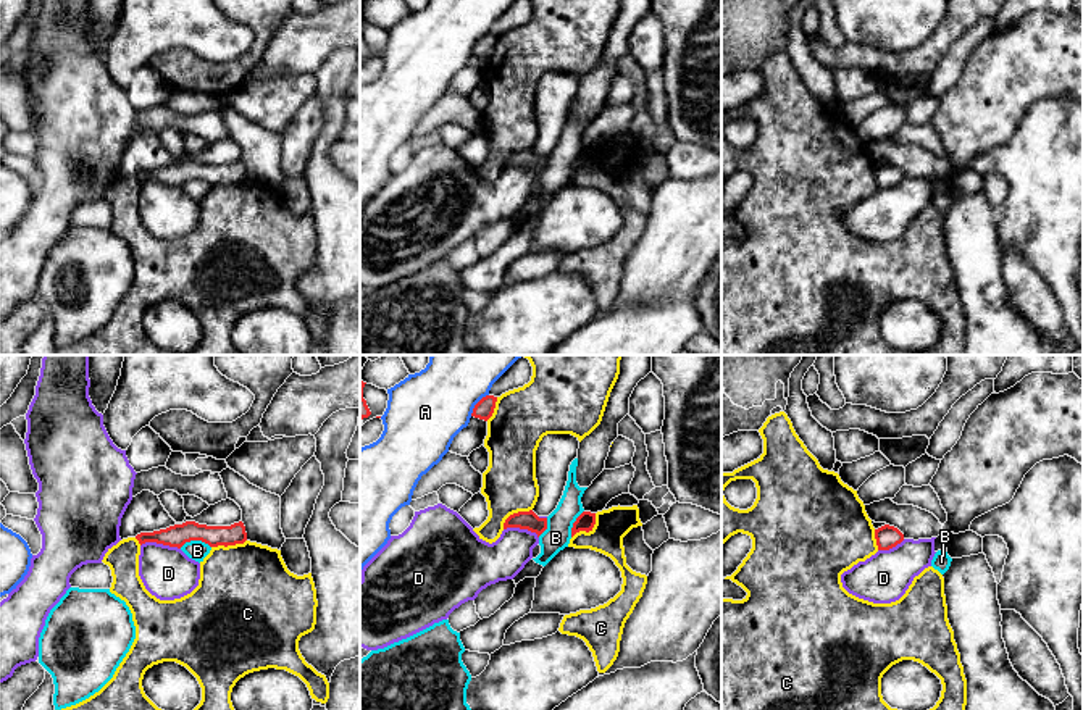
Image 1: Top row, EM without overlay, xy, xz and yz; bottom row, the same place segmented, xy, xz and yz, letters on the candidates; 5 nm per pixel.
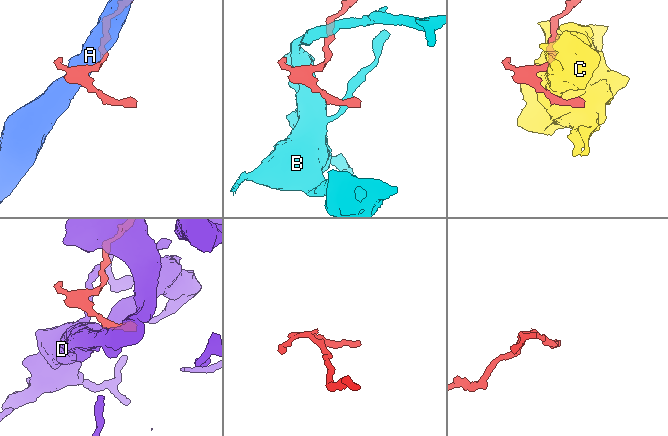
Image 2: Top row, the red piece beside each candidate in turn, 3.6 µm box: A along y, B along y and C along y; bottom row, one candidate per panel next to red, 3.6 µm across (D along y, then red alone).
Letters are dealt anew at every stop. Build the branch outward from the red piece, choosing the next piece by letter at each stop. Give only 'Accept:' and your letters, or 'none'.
Accept: none

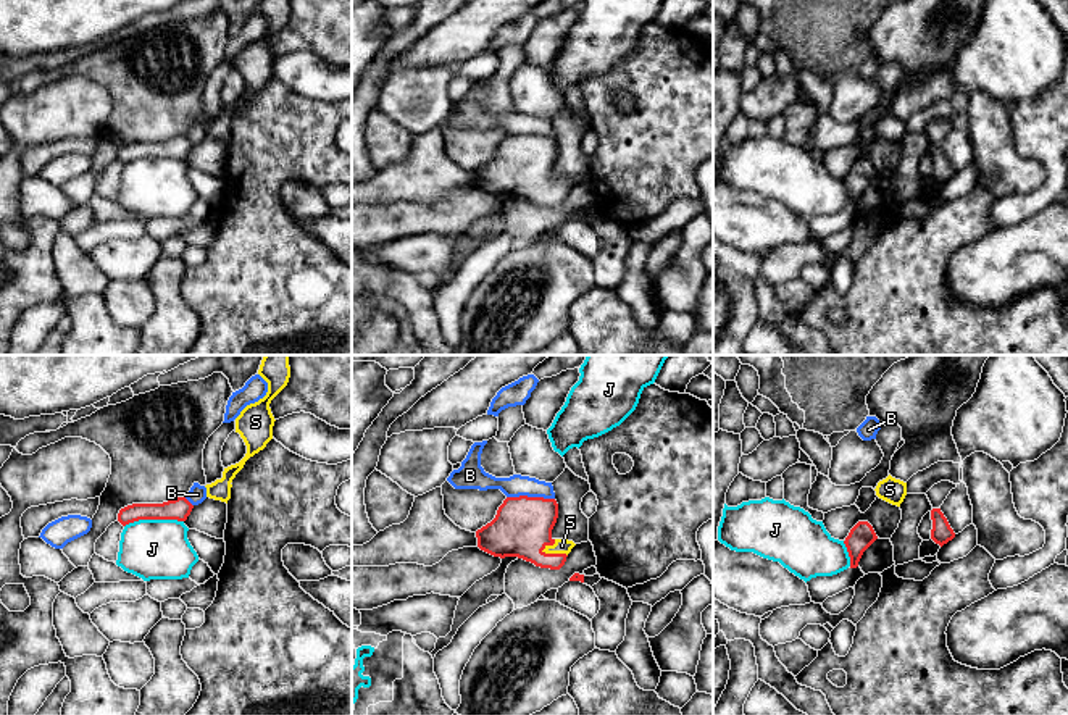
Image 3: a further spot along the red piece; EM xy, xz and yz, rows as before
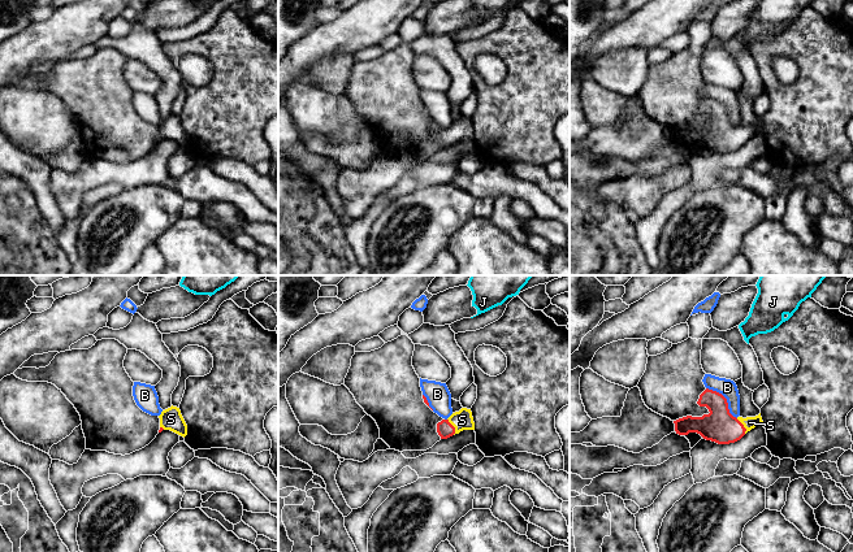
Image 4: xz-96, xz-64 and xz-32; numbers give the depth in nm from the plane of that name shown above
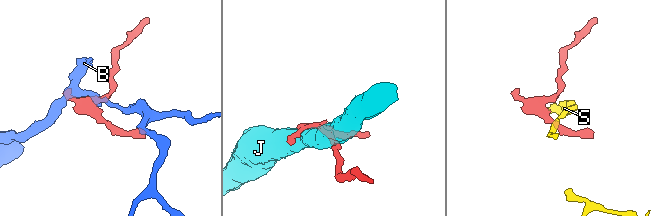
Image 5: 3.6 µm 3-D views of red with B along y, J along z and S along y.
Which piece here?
Accept: S

